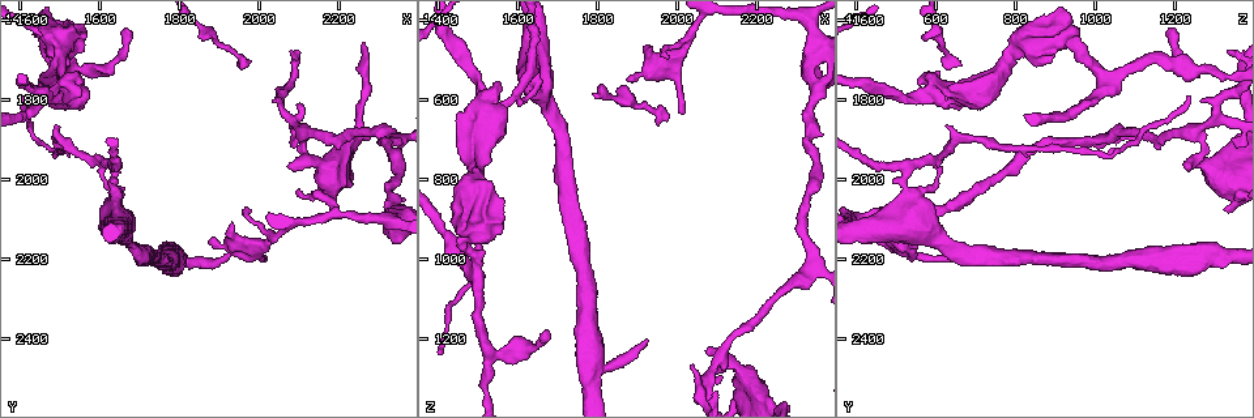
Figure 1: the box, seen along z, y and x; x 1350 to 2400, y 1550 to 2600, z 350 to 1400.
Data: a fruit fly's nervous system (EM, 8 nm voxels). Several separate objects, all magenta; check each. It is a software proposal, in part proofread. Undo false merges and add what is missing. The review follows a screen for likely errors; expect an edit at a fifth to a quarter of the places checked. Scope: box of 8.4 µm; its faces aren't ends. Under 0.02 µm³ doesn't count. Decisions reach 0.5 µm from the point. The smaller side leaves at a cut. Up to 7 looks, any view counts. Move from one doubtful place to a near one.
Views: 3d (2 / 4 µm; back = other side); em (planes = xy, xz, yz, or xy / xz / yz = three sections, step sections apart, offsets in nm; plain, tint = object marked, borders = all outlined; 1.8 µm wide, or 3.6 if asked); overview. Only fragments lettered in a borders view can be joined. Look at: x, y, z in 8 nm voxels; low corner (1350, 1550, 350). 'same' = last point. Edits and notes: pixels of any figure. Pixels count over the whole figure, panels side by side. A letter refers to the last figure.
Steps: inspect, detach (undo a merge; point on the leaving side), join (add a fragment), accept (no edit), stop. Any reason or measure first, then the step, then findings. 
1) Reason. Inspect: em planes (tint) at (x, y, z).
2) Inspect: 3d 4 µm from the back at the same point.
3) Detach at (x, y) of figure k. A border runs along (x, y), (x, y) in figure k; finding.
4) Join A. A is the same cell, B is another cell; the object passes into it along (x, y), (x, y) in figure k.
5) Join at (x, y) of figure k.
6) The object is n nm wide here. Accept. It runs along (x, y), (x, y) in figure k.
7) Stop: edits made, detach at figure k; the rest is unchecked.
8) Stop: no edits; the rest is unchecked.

Thick turns thin. Inspect: 3d 2 µm at (2110, 1885, 1250).

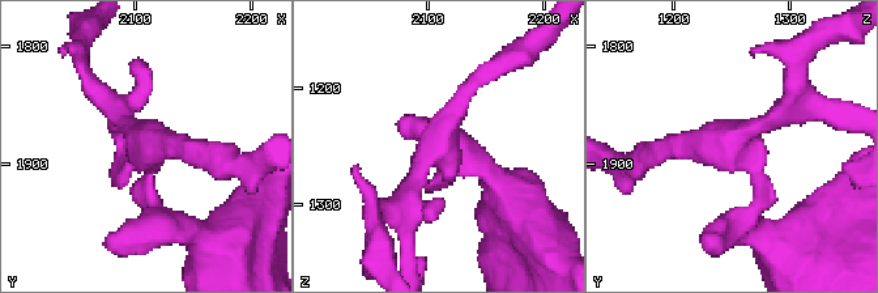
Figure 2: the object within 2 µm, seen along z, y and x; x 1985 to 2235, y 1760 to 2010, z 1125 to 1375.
Inspect: em planes (borders) at (2114, 1890, 1252).

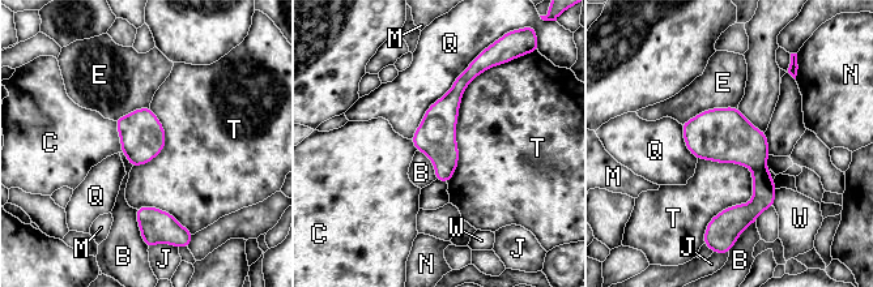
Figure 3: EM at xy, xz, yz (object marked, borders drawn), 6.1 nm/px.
Detach at (763, 188) of figure 3. B, C, E, J, M, N, Q, T and W are other cells; a second cell is stuck on.

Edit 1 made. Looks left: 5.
Abrupt turn. Inspect: 3d 4 µm at (1530, 1720, 1230).

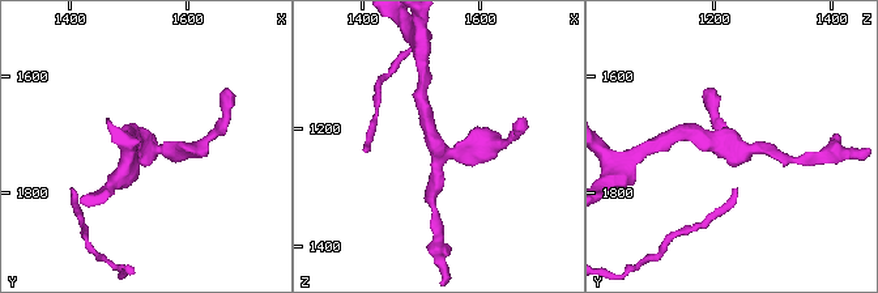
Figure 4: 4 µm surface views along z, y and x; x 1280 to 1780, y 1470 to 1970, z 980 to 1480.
3 arms meet here; need the tissue. Inspect: em planes (borders) at (1530, 1725, 1230).

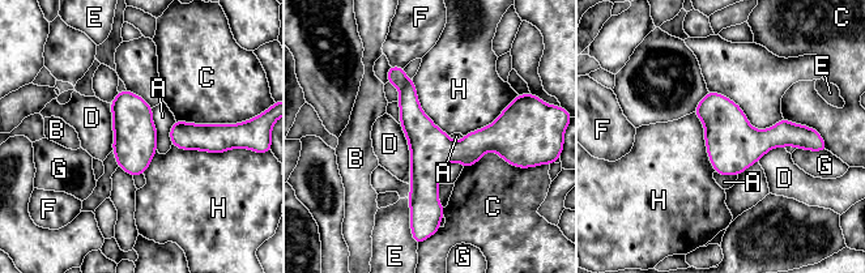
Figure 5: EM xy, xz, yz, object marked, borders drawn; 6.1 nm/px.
Accept. A, B, C, D, E, F, G and H are other cells; all the same cell.

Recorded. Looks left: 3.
Branch point. Inspect: em 3.6 µm planes (plain) at (1505, 1655, 925).

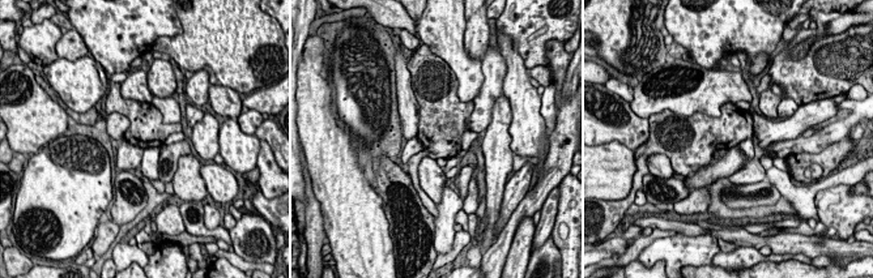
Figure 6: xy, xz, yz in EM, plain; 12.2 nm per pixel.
See the neighbours. Inspect: em 3.6 µm planes (borders) at the same point.

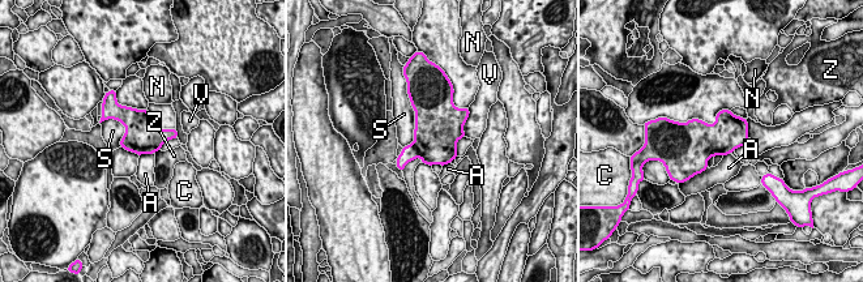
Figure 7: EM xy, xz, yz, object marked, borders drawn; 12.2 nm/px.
The longest contact is with S, 550 nm. Detach at (409, 153) of figure 7. A, C, N, S, V and Z are other cells; a border runs along (411, 144), (419, 157) in figure 7; two cells meet here.

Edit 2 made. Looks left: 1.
Stop: edits made, detach at figure 3, detach at figure 7; the rest is unchecked.

